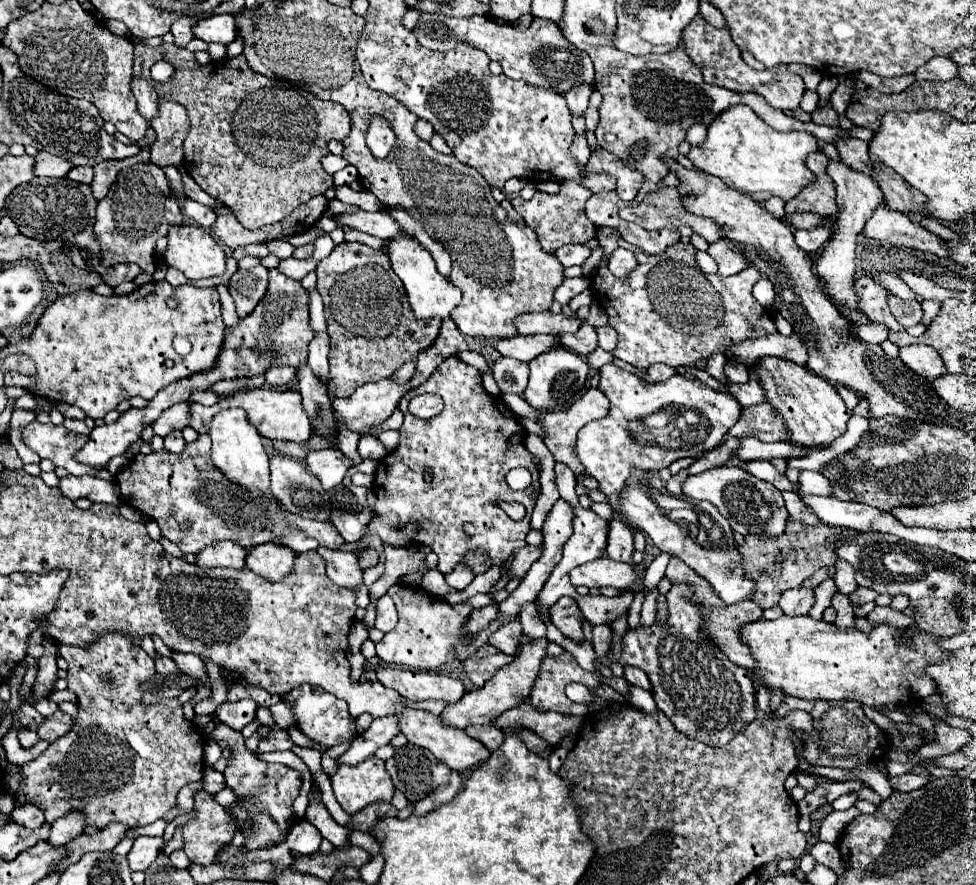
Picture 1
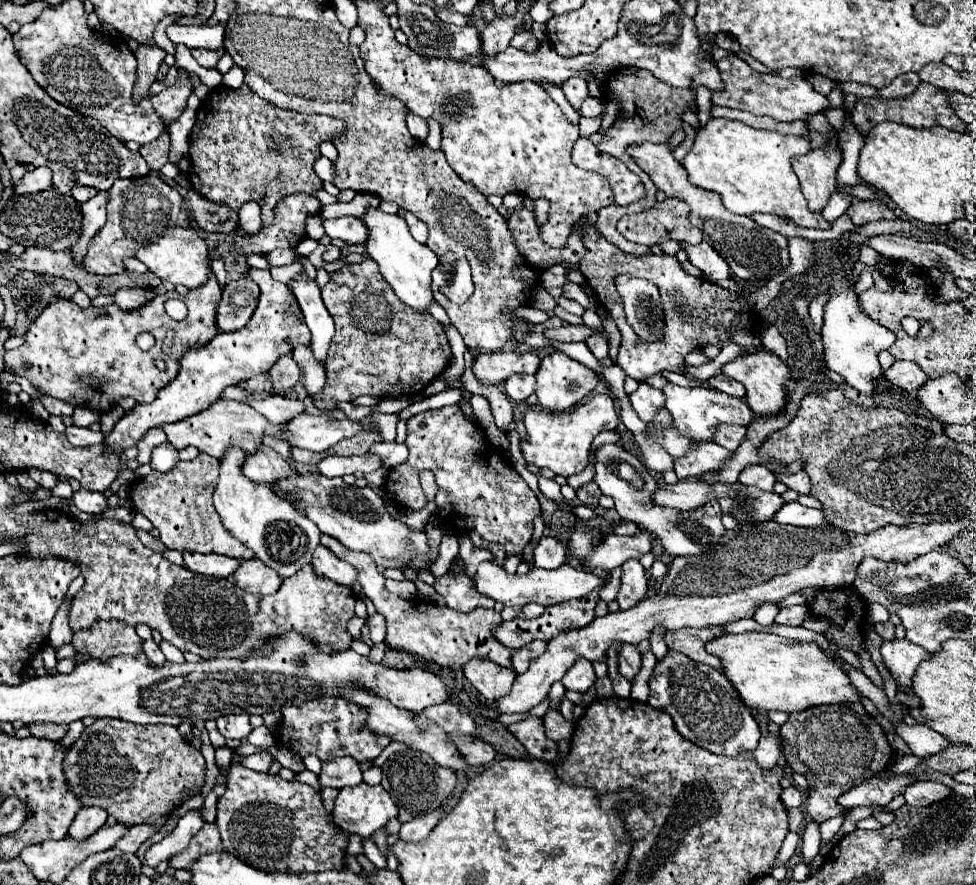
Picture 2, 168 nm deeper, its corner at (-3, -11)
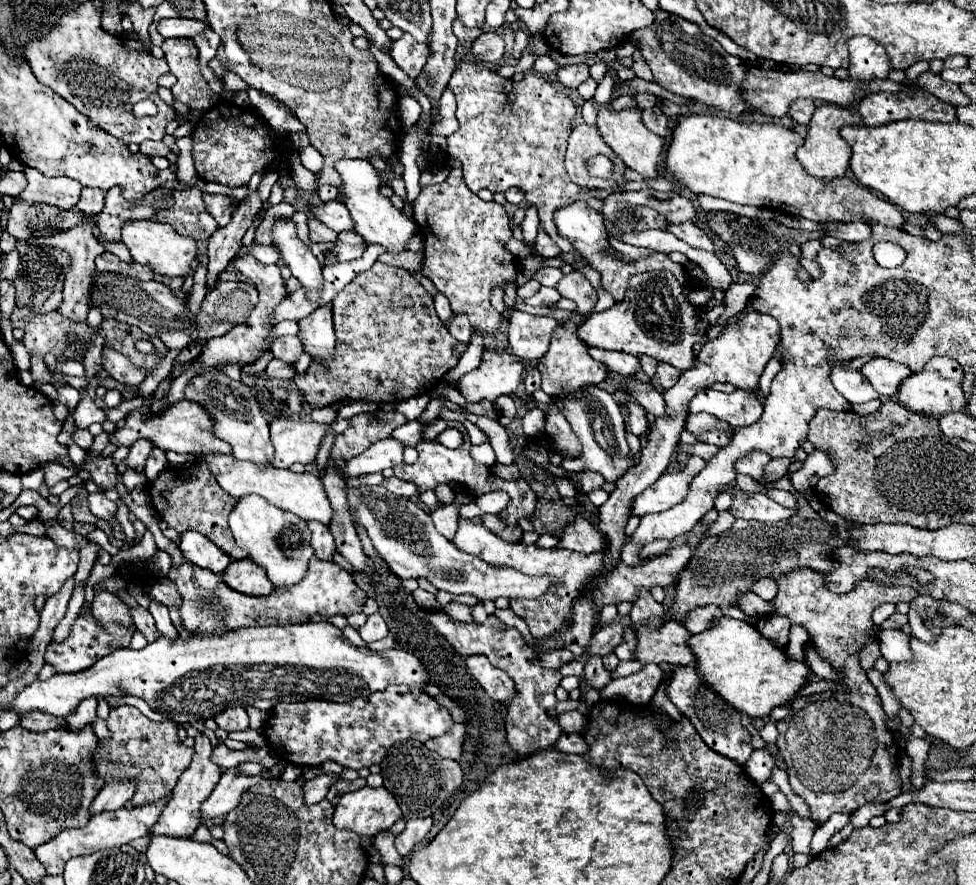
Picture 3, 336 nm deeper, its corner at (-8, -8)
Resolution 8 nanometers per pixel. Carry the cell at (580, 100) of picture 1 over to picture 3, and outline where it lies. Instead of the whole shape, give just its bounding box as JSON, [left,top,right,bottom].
[557,65,589,89]

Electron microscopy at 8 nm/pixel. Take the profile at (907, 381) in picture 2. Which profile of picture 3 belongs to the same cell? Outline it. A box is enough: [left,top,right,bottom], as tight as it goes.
[861,357,913,397]

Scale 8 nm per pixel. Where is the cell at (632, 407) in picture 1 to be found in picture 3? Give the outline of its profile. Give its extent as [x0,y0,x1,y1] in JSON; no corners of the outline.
[687,389,763,429]

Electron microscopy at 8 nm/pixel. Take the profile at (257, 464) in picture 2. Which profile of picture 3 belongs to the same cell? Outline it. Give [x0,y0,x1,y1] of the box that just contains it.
[185,373,273,465]

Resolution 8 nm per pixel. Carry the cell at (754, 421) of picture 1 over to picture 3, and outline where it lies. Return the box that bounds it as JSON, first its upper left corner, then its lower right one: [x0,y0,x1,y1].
[685,413,735,447]

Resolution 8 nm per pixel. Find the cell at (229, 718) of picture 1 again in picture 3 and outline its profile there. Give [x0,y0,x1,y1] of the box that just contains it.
[215,707,249,731]

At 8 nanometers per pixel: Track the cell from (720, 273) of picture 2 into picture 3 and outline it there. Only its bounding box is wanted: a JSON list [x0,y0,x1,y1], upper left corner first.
[667,223,717,255]

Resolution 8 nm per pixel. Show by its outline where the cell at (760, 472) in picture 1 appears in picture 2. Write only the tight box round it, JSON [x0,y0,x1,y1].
[738,466,776,490]

